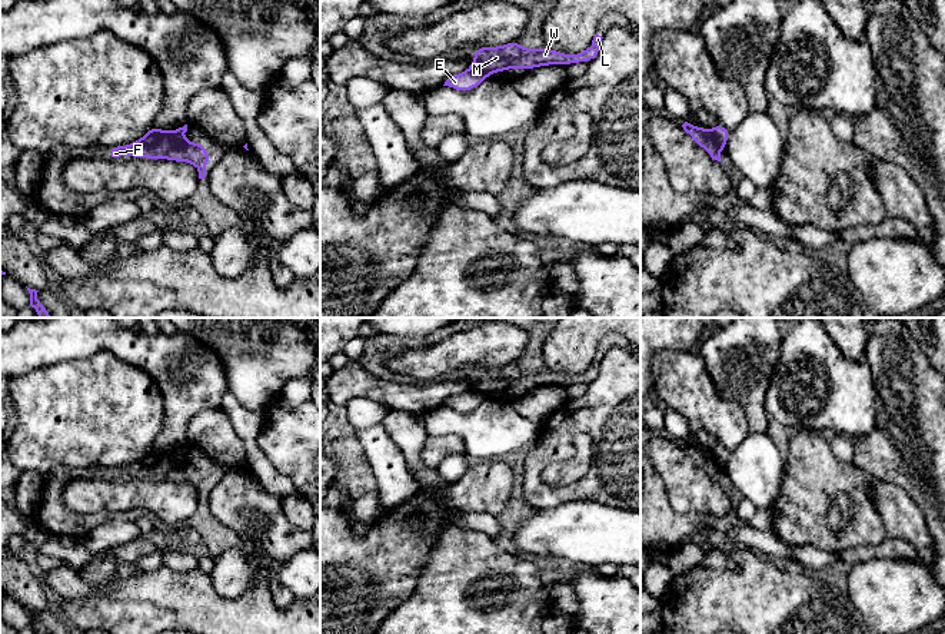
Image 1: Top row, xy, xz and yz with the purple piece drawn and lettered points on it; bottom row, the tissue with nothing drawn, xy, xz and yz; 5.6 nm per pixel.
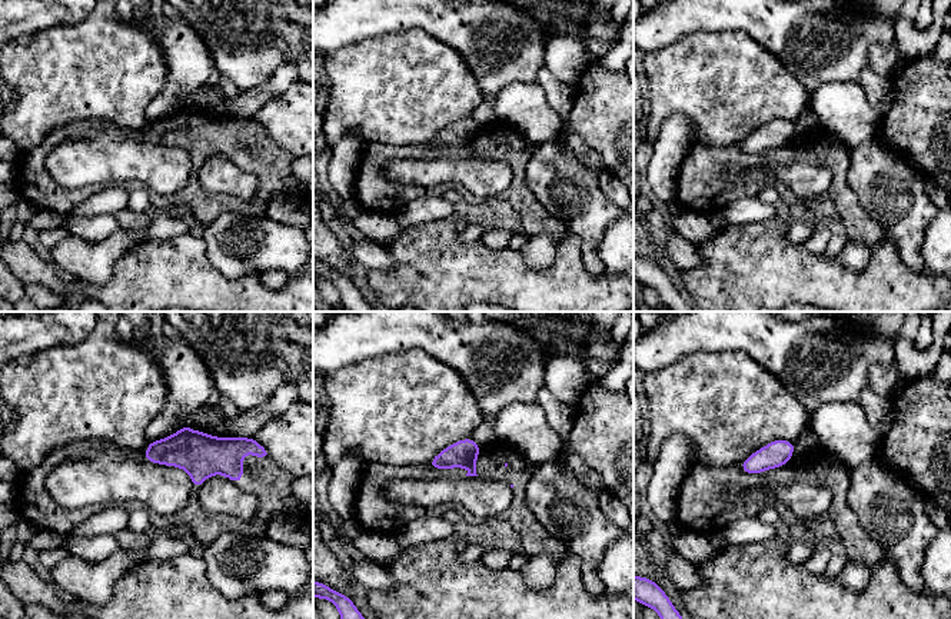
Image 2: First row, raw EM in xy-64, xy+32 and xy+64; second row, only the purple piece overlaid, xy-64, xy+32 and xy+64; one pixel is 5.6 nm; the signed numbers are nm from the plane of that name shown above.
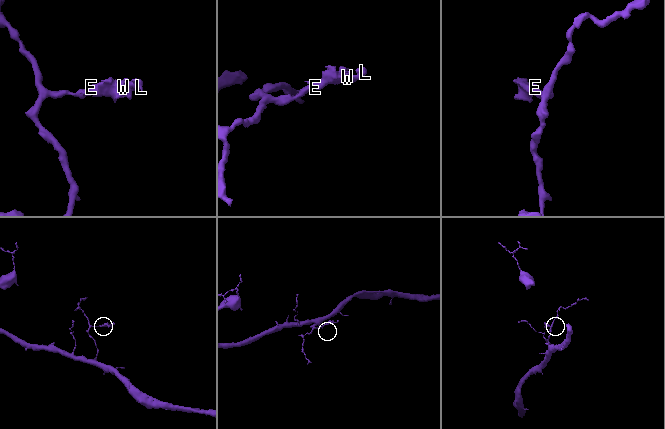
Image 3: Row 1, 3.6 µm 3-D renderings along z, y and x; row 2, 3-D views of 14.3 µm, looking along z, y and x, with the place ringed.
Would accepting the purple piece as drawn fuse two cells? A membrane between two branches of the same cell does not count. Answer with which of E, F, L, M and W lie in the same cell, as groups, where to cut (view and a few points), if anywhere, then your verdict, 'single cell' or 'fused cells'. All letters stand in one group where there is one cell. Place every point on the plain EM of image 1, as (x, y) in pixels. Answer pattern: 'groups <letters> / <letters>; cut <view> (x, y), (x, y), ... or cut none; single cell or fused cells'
groups E / F L M W; cut xy (162, 451), (146, 465), (133, 464); fused cells

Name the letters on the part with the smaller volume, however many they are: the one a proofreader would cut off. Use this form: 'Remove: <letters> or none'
Remove: F, L, M, W

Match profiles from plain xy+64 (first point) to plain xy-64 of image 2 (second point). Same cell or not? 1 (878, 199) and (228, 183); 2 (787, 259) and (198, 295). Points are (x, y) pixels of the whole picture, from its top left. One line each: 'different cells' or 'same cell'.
1: same cell
2: same cell

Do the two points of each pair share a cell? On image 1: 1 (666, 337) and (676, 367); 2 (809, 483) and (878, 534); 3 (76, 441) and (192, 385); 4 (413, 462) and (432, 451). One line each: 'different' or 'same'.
1: different
2: same
3: different
4: different

